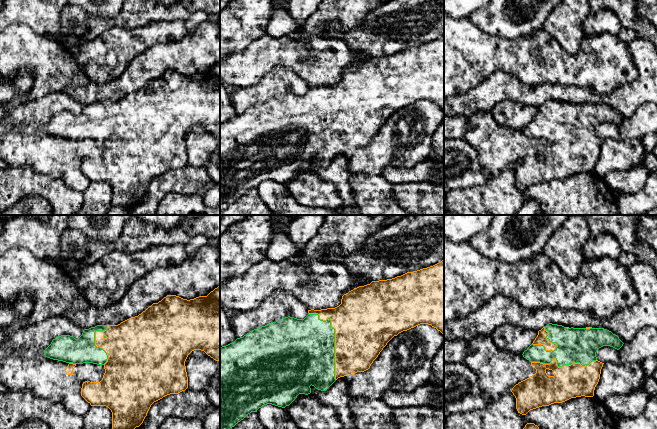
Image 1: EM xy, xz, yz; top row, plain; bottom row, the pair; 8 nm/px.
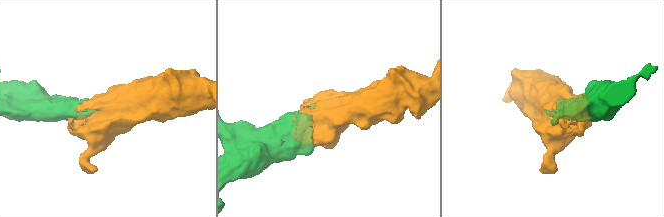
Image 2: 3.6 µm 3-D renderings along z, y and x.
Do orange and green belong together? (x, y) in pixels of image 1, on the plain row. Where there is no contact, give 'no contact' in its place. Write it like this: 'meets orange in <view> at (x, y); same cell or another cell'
meets orange in xz at (335, 114); same cell

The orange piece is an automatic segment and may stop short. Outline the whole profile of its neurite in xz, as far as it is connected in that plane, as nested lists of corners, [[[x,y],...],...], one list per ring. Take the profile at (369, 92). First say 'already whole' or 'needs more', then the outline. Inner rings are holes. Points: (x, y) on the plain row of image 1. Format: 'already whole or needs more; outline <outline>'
needs more; outline [[[444,36],[433,42],[407,48],[392,55],[372,57],[370,60],[359,62],[344,70],[341,75],[341,80],[335,84],[308,86],[308,91],[304,95],[297,95],[290,92],[282,94],[279,97],[271,98],[268,101],[254,105],[243,113],[237,114],[234,118],[220,123],[220,211],[226,209],[251,188],[257,188],[264,181],[272,180],[285,184],[299,170],[310,170],[311,161],[318,166],[326,167],[338,154],[352,152],[357,148],[368,146],[373,137],[394,112],[420,100],[431,101],[444,111]]]

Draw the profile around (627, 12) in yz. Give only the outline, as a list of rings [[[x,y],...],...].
[[[588,0],[591,13],[602,9],[613,11],[622,28],[632,29],[639,38],[644,38],[653,43],[657,49],[657,30],[638,12],[638,0]]]

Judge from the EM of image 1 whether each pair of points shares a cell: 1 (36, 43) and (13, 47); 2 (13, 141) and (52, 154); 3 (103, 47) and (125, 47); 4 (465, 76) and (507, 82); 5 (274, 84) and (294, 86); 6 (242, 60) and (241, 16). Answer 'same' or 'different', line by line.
1: same
2: same
3: same
4: different
5: same
6: different

